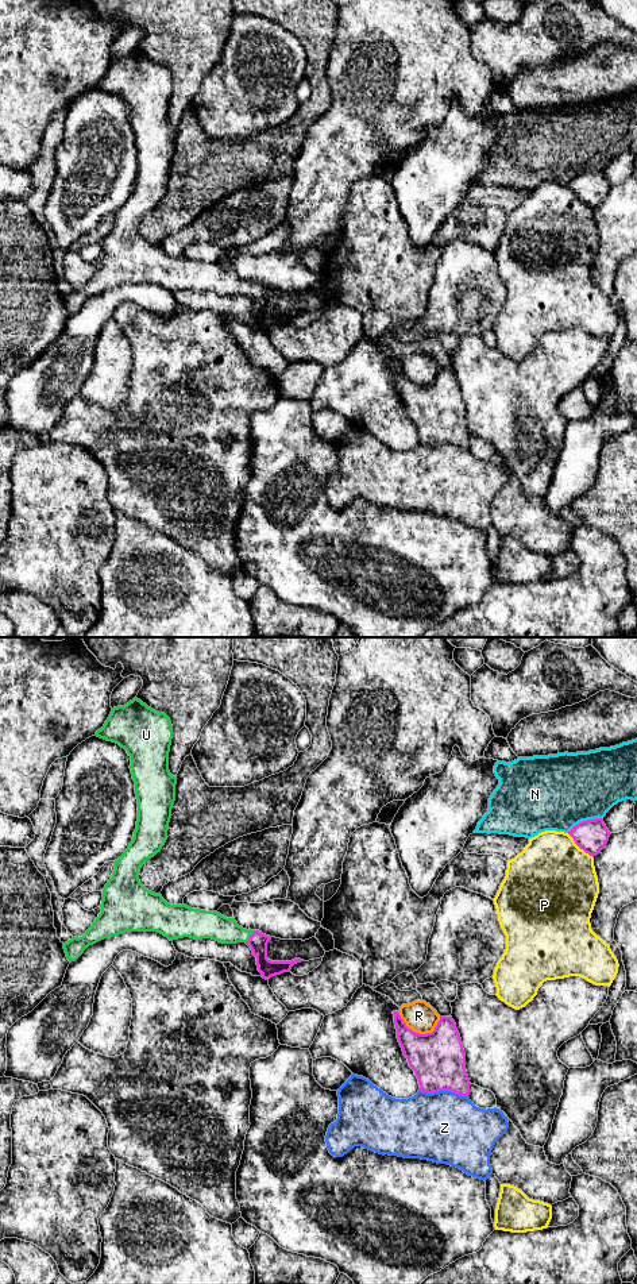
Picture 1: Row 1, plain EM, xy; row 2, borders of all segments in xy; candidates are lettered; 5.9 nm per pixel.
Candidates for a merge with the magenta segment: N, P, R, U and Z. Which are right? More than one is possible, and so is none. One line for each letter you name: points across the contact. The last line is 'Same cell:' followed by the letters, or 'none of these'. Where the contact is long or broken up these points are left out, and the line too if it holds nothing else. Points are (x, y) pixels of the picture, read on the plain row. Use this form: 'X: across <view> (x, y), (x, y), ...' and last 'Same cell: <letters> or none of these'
U: across xy (258, 293), (250, 289), (212, 277)
Same cell: U

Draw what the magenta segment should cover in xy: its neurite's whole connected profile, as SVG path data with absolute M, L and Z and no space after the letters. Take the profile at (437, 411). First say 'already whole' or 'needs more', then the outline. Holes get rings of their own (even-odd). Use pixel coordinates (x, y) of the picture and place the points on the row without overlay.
already whole; M393 363L397 390L414 423L422 444L451 443L470 447L466 405L452 369L440 369L432 385L420 386L406 378L398 363Z

